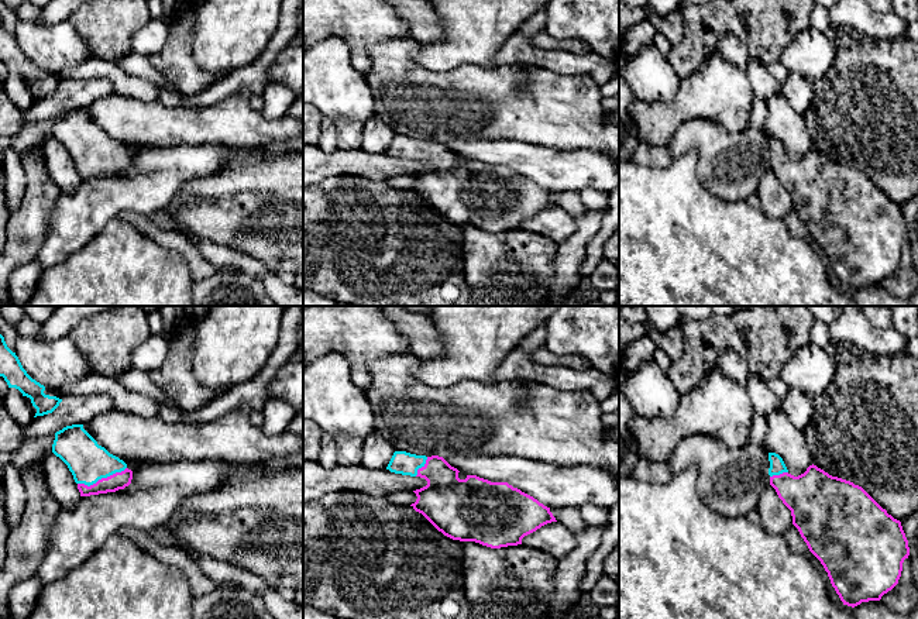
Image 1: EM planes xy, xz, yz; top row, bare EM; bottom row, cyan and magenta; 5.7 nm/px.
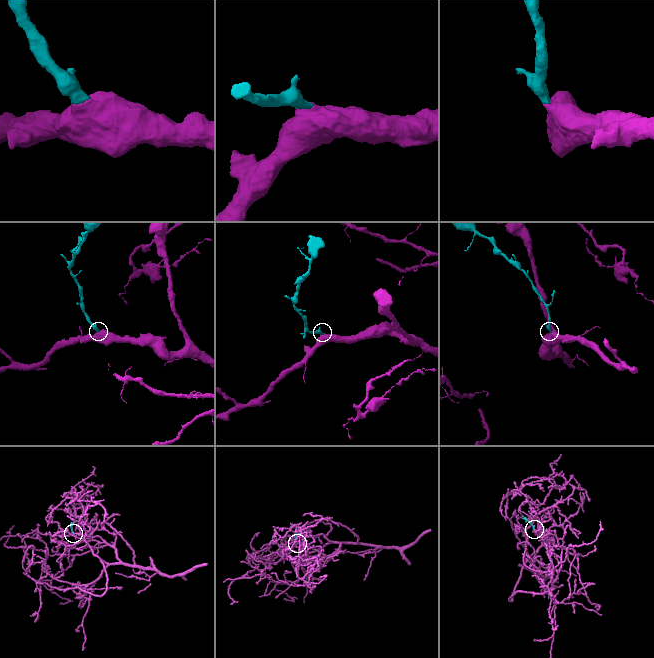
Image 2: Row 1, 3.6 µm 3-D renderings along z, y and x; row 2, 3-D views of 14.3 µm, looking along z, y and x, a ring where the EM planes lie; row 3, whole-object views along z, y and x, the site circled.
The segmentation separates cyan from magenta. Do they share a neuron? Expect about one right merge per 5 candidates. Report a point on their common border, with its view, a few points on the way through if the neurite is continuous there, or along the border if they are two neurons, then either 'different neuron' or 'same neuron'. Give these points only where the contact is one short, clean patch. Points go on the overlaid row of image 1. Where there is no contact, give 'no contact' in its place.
meets cyan in xy at (102, 477); runs through xy (88, 461), (102, 477), (113, 477), (117, 481); same neuron

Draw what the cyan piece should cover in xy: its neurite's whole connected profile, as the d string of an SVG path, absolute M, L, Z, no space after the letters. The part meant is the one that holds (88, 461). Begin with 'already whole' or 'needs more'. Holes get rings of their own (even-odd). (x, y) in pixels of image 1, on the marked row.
needs more | M83 424L56 431L52 453L68 465L80 496L116 492L131 484L127 464L99 446Z

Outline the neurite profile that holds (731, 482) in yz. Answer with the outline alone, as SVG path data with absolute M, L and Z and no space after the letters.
M706 434L681 440L668 464L673 474L695 468L698 496L723 517L742 517L756 509L770 484L769 451L764 447L747 443L732 450Z

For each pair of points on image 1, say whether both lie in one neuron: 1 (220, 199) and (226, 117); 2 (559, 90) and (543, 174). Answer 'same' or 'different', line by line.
1: different
2: different

